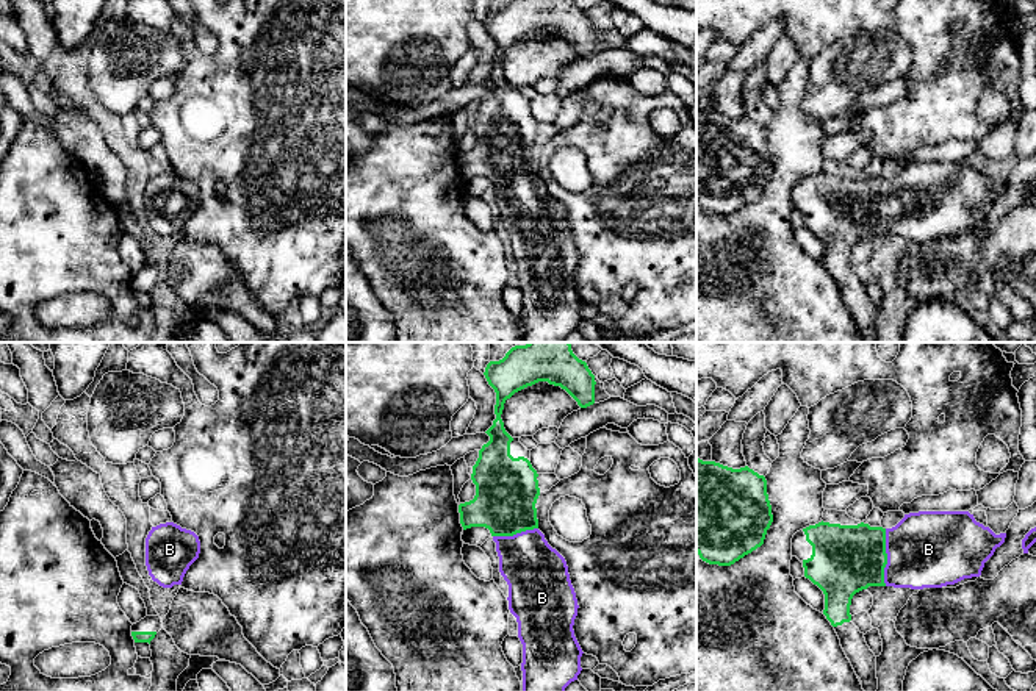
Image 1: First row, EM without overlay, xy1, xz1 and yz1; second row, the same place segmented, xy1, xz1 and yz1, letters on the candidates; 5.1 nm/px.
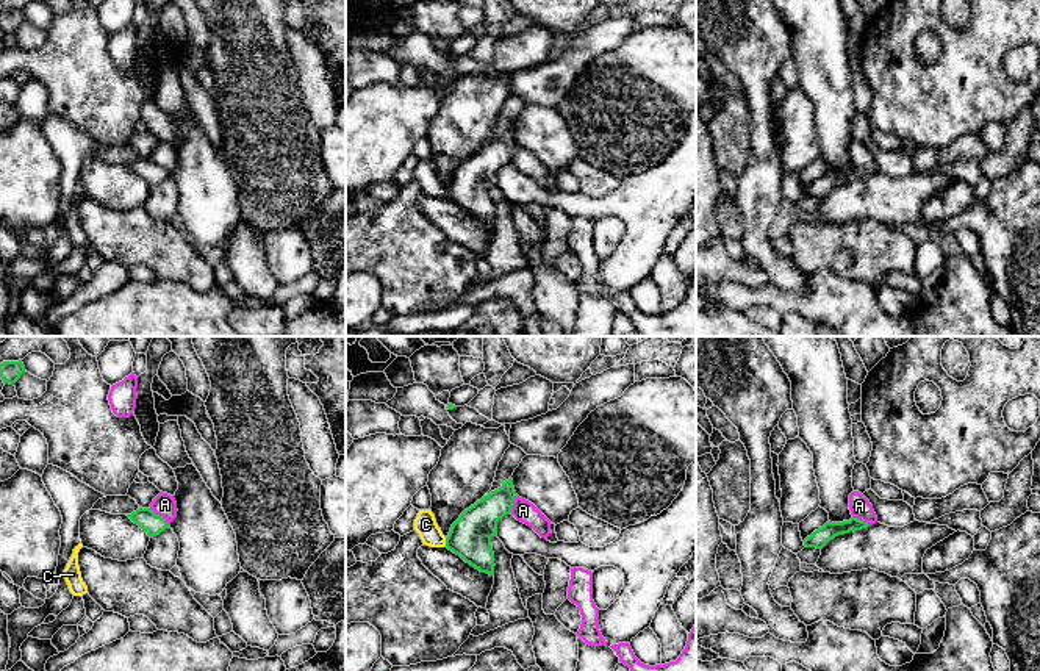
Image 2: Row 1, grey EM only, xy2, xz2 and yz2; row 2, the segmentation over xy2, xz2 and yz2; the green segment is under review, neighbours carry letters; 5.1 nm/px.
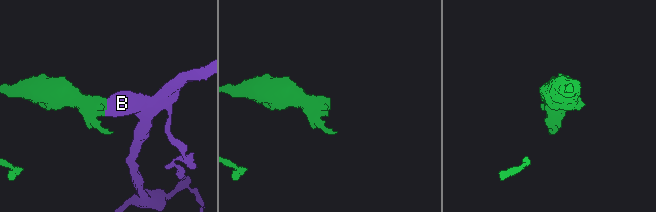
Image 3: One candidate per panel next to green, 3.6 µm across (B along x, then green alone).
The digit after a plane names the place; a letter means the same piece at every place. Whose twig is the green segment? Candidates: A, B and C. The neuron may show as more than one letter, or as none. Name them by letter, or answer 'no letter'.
B

